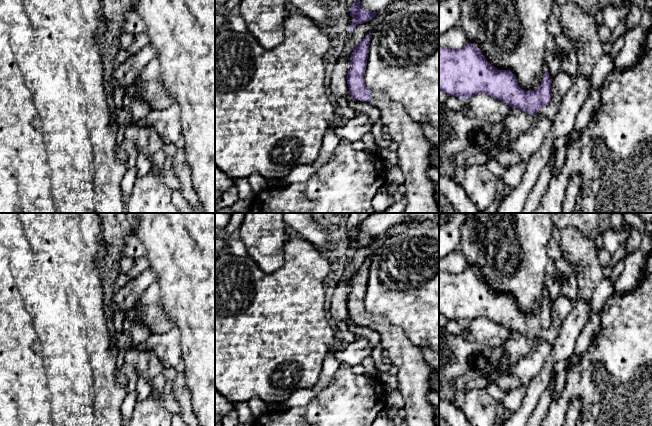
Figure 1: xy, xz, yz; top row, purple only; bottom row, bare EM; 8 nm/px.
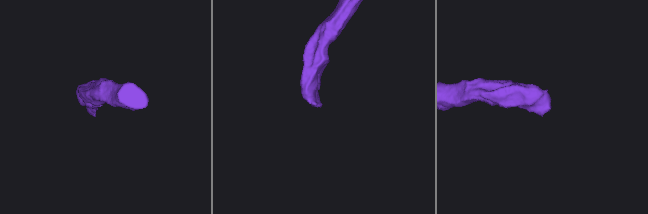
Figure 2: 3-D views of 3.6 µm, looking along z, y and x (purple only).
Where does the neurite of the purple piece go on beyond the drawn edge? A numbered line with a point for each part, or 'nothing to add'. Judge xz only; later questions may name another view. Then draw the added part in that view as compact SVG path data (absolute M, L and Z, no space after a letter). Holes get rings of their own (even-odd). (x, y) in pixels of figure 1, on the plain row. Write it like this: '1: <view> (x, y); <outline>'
1: xz (413, 374); M382 315L372 316L373 322L370 327L381 336L381 345L388 352L392 365L398 368L398 390L404 399L406 411L405 422L407 426L436 426L435 407L428 401L430 393L429 377L431 367L425 362L420 347L415 346L405 335L402 328L391 324Z

